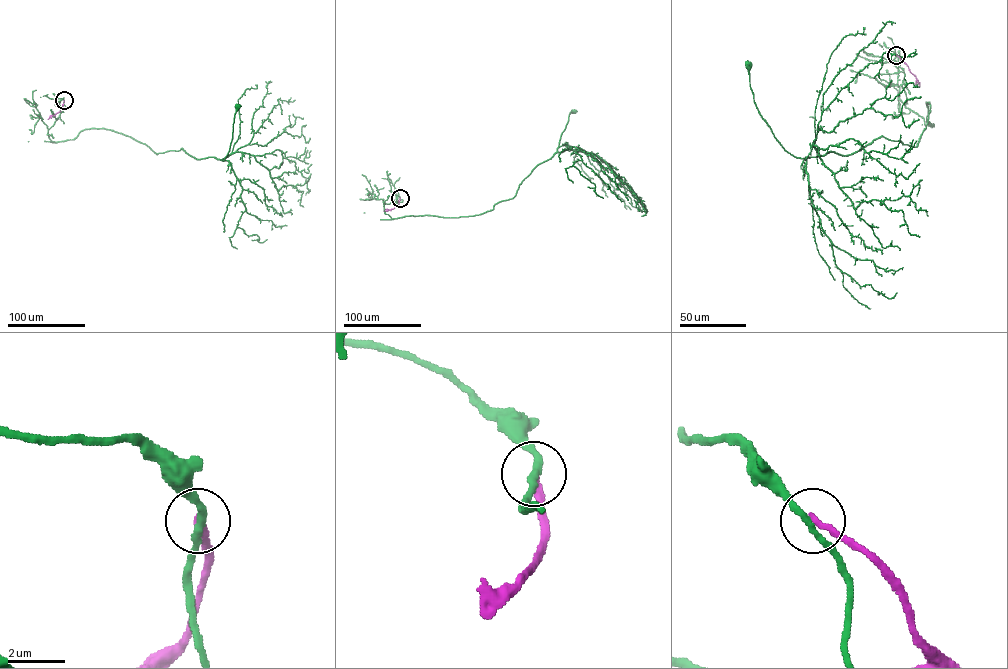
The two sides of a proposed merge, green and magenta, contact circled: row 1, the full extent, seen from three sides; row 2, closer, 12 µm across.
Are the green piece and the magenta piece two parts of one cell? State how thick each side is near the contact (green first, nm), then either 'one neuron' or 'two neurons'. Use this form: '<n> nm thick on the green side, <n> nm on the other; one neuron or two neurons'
220 nm thick on the green side, 240 nm on the other; two neurons

